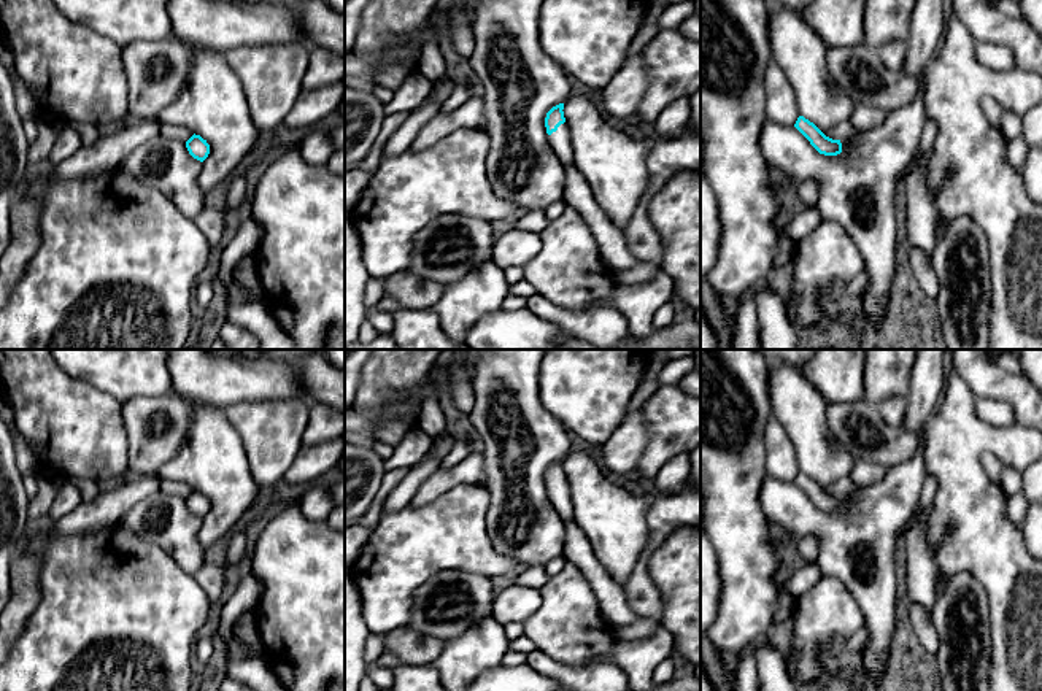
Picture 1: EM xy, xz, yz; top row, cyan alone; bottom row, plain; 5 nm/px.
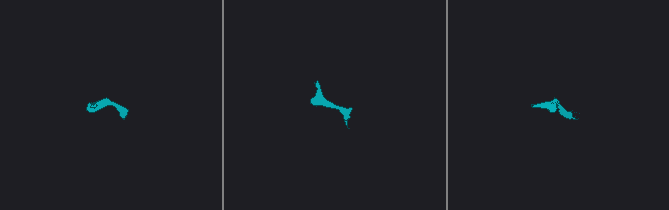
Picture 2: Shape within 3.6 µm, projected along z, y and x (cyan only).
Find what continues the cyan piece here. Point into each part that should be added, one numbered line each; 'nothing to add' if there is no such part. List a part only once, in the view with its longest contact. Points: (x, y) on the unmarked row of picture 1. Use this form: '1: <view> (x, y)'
1: xz (559, 496)

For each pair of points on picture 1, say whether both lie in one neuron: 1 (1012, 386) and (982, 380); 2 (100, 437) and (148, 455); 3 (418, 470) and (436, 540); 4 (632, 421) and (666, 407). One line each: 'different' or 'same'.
1: same
2: different
3: different
4: different

